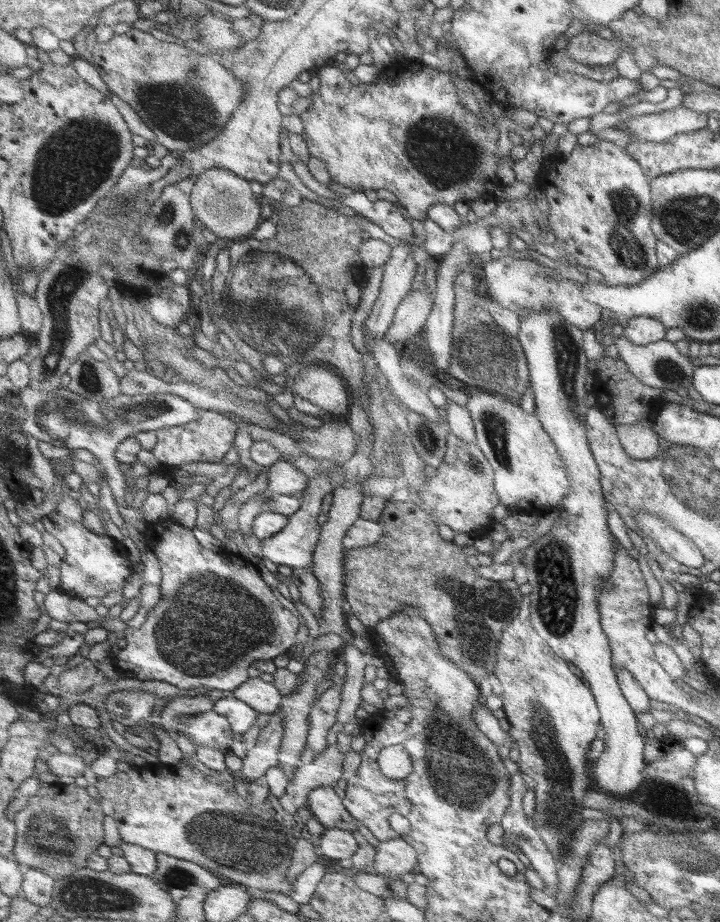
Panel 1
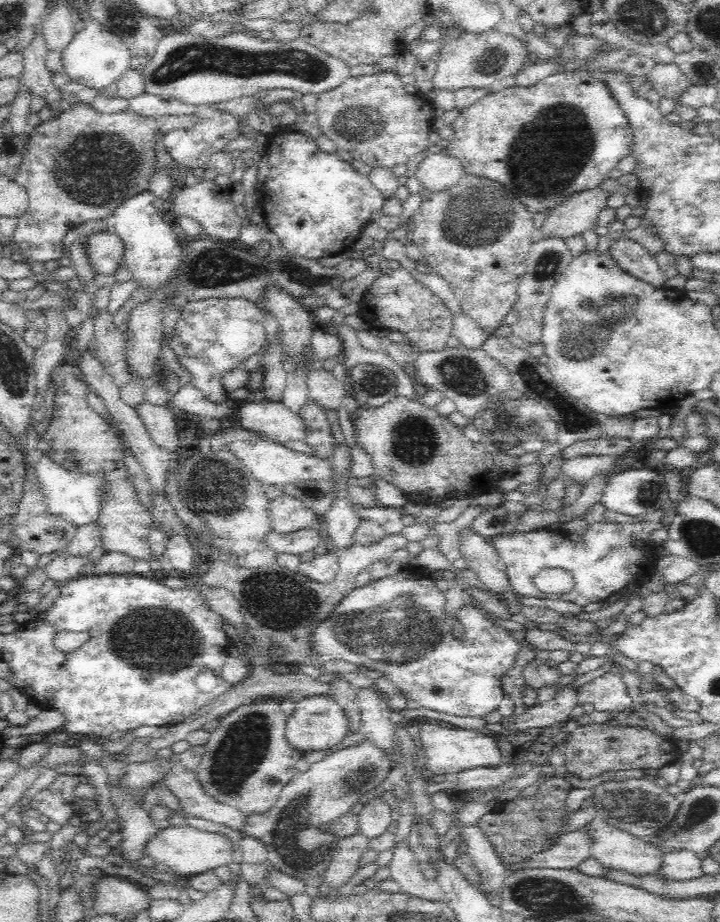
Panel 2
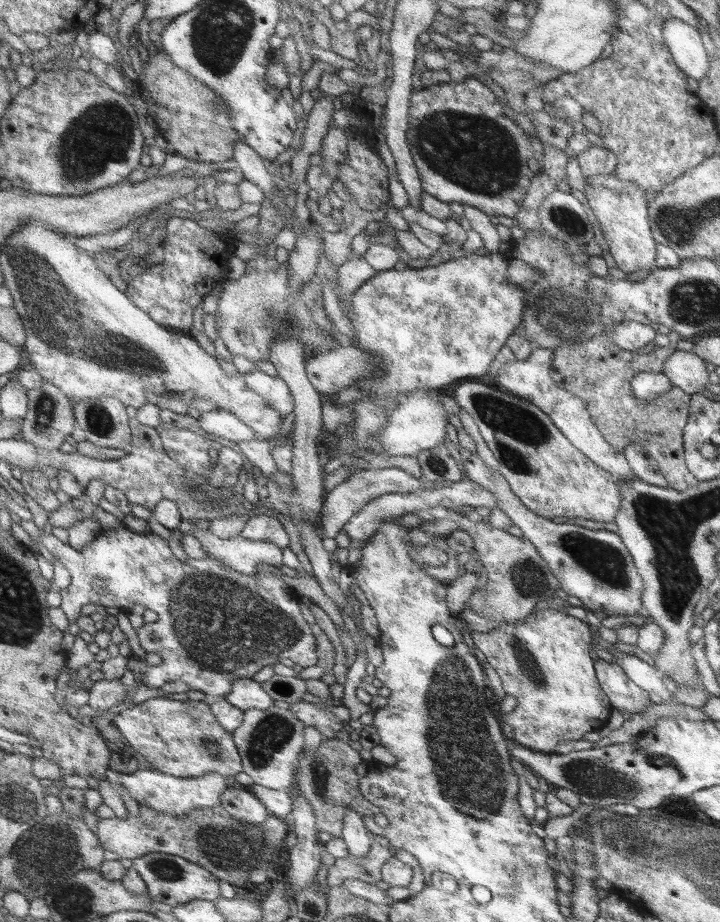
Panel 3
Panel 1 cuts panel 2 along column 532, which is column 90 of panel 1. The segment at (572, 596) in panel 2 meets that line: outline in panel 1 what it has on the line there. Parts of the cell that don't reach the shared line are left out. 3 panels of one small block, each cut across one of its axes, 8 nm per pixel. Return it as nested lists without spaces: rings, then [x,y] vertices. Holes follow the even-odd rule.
[[[53,512],[40,520],[45,529],[55,536],[66,551],[59,565],[60,591],[85,600],[93,596],[93,590],[123,591],[125,578],[132,573],[130,560],[117,552],[117,540],[89,530],[83,522],[73,522],[59,512]]]

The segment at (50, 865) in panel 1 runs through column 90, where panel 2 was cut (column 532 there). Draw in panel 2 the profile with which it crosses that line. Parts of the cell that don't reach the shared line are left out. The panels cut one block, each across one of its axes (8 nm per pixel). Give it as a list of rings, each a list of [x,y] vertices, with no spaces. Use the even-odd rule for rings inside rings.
[[[555,773],[553,777],[541,780],[540,788],[532,796],[524,798],[519,795],[514,800],[506,800],[502,806],[496,804],[495,810],[484,814],[478,820],[477,825],[492,843],[506,870],[516,872],[530,856],[540,855],[554,848],[554,844],[561,837],[562,828],[568,824],[568,818],[571,816],[566,809],[566,800],[572,789],[565,777]]]

